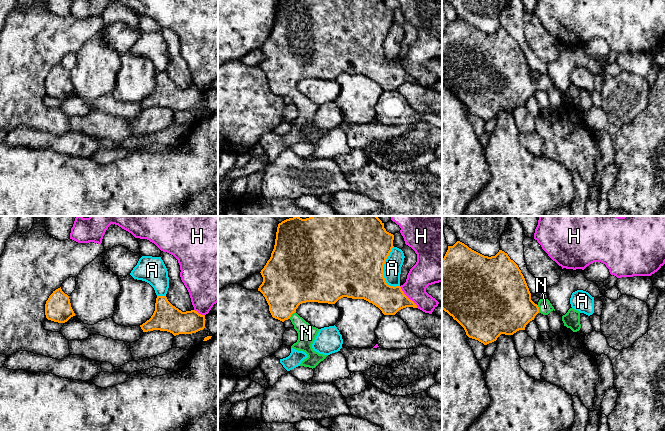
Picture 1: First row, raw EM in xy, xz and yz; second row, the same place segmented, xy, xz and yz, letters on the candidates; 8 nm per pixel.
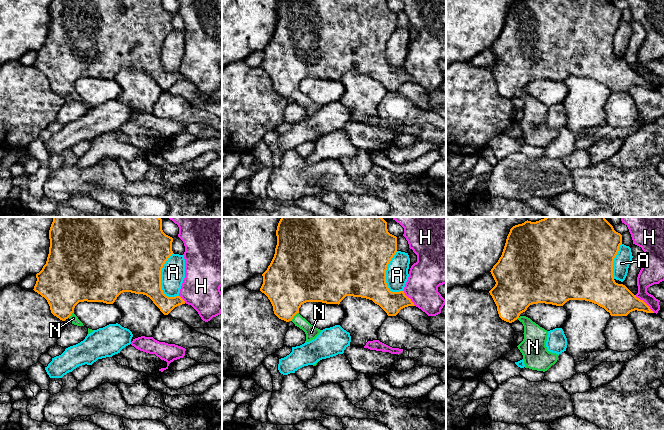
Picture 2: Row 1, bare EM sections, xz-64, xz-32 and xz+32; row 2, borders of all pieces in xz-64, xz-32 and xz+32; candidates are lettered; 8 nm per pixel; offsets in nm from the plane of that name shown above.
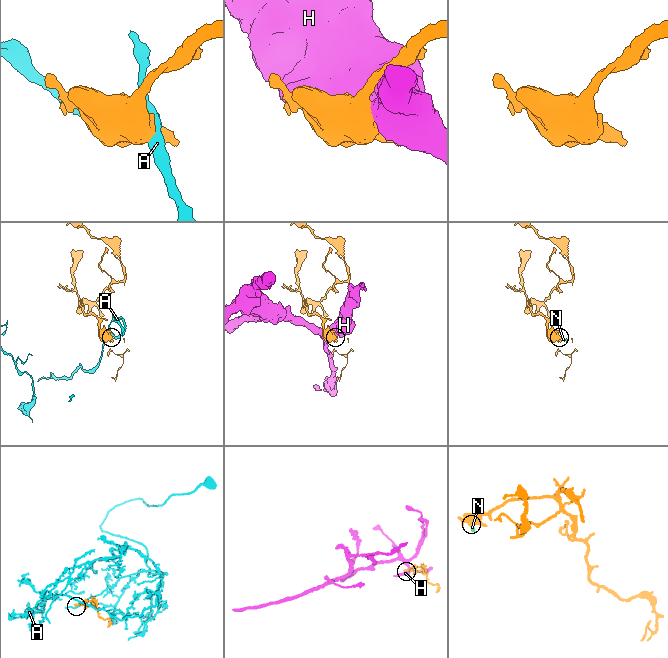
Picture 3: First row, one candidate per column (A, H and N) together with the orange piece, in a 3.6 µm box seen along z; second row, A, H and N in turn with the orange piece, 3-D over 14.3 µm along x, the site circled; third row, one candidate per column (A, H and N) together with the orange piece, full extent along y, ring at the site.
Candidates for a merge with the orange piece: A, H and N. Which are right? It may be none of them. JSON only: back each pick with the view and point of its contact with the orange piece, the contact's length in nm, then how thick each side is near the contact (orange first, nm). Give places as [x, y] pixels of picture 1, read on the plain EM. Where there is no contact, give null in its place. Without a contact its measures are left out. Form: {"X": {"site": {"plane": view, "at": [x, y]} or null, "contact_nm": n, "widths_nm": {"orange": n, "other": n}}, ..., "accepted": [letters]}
{"N": {"site": {"plane": "xz", "at": [291, 90]}, "contact_nm": 80, "widths_nm": {"orange": 380, "other": 140}}, "accepted": ["N"]}

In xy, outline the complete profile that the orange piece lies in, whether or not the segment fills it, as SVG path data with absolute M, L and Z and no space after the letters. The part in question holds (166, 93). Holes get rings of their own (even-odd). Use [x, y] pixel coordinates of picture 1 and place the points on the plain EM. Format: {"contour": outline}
{"contour": "M157 72L155 87L151 94L140 101L143 108L160 106L179 110L192 110L205 104L205 91L195 86L182 88L165 72Z"}

